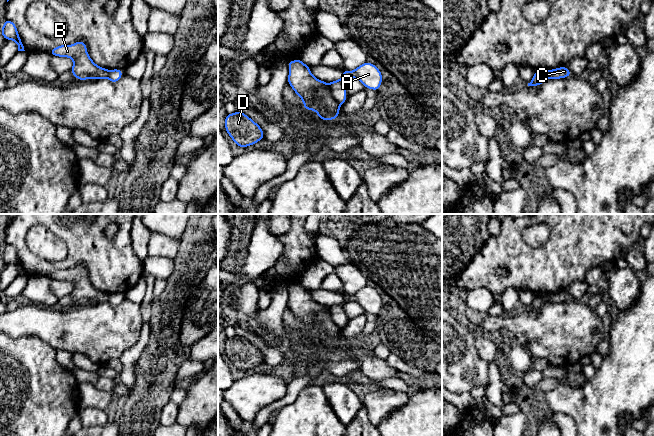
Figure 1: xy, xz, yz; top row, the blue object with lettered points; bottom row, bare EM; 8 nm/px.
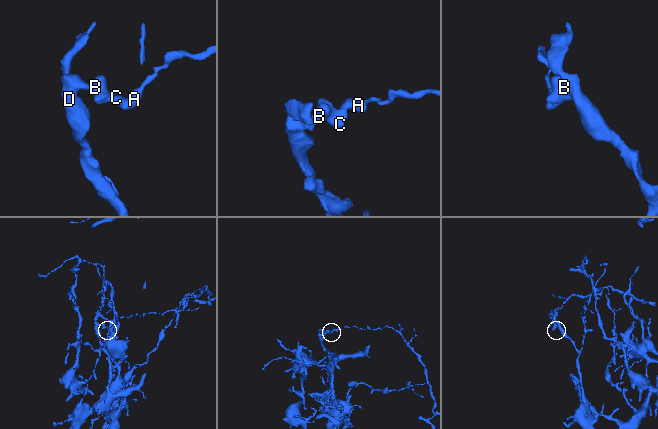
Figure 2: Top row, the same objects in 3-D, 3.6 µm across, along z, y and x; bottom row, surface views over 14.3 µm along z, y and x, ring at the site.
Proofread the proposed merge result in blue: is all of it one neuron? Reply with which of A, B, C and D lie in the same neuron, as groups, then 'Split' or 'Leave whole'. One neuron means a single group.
Groups: A / B C D. Split

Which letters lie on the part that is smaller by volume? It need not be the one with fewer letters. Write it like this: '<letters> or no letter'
A

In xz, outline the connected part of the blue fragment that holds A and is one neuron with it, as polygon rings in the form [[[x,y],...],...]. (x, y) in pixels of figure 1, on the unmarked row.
[[[368,285],[358,290],[352,296],[343,293],[343,302],[335,304],[329,308],[333,322],[340,329],[345,327],[347,324],[346,305],[349,302],[356,302],[364,309],[365,312],[376,315],[378,315],[382,308],[381,295],[374,288]]]

